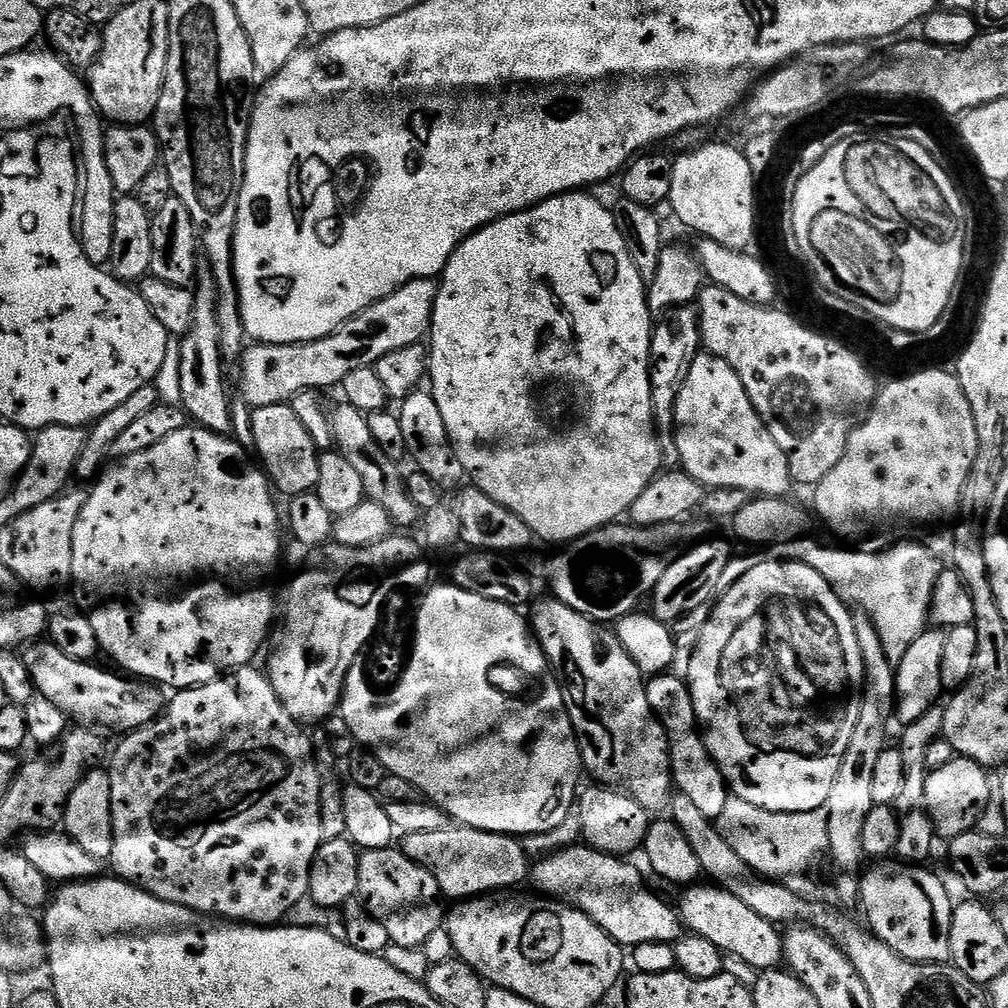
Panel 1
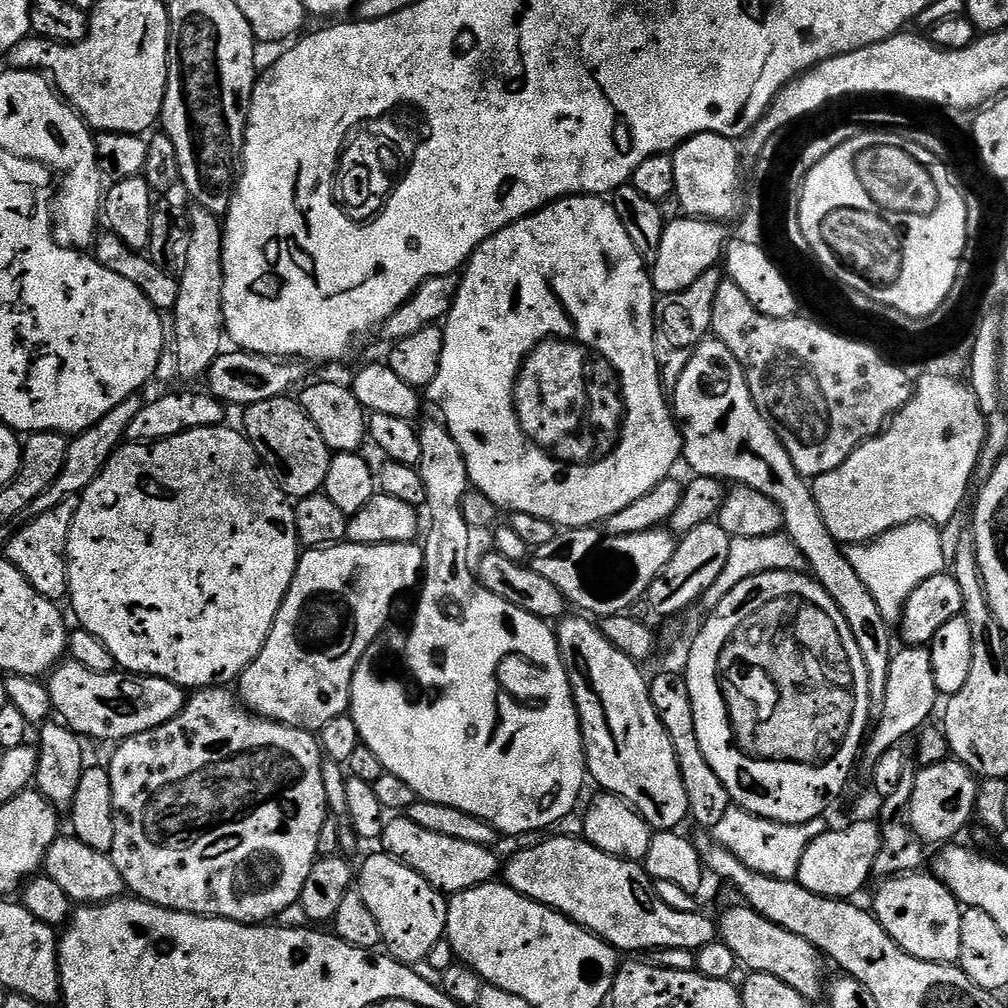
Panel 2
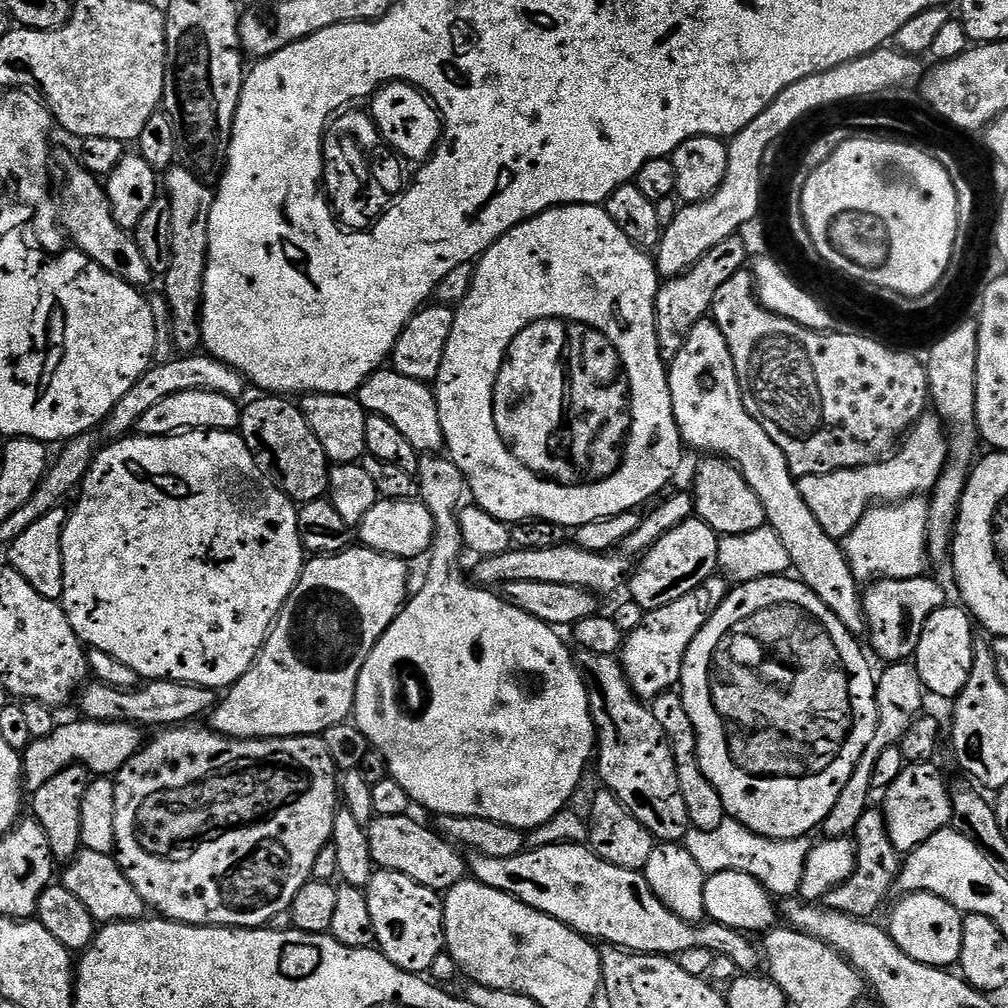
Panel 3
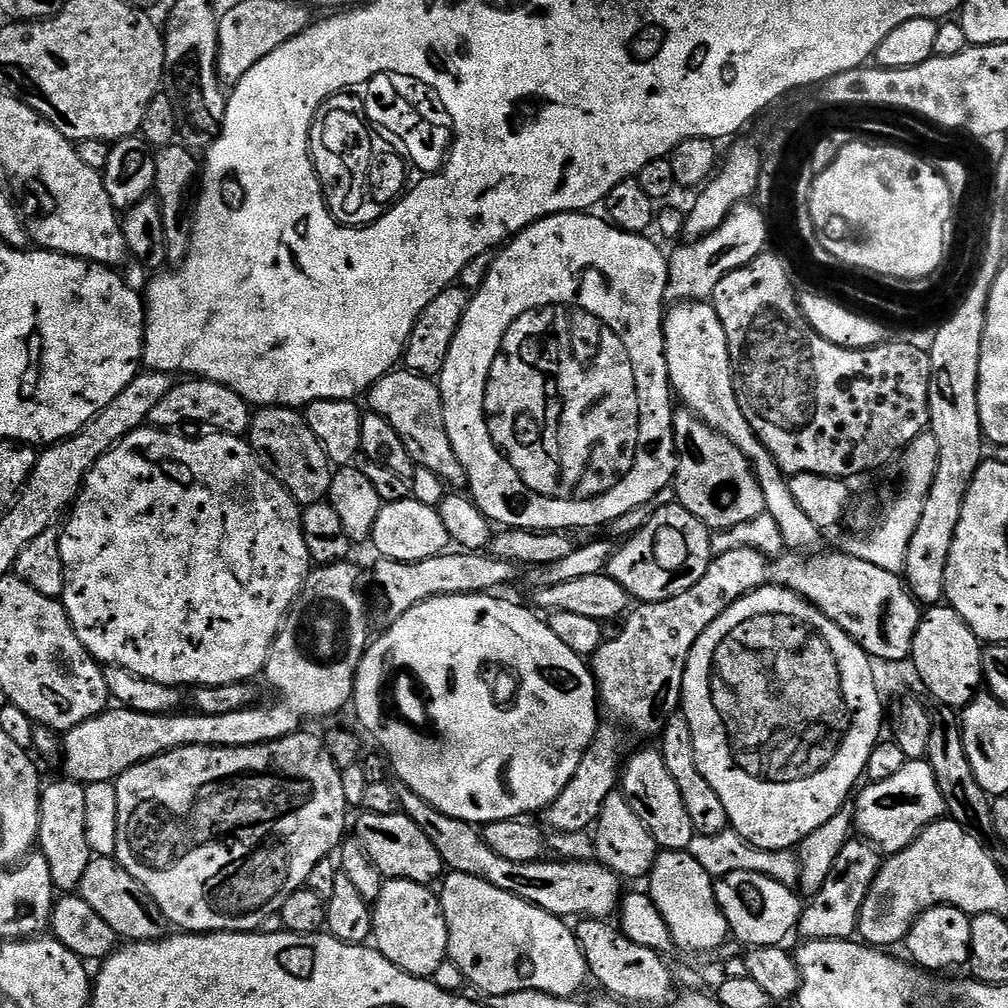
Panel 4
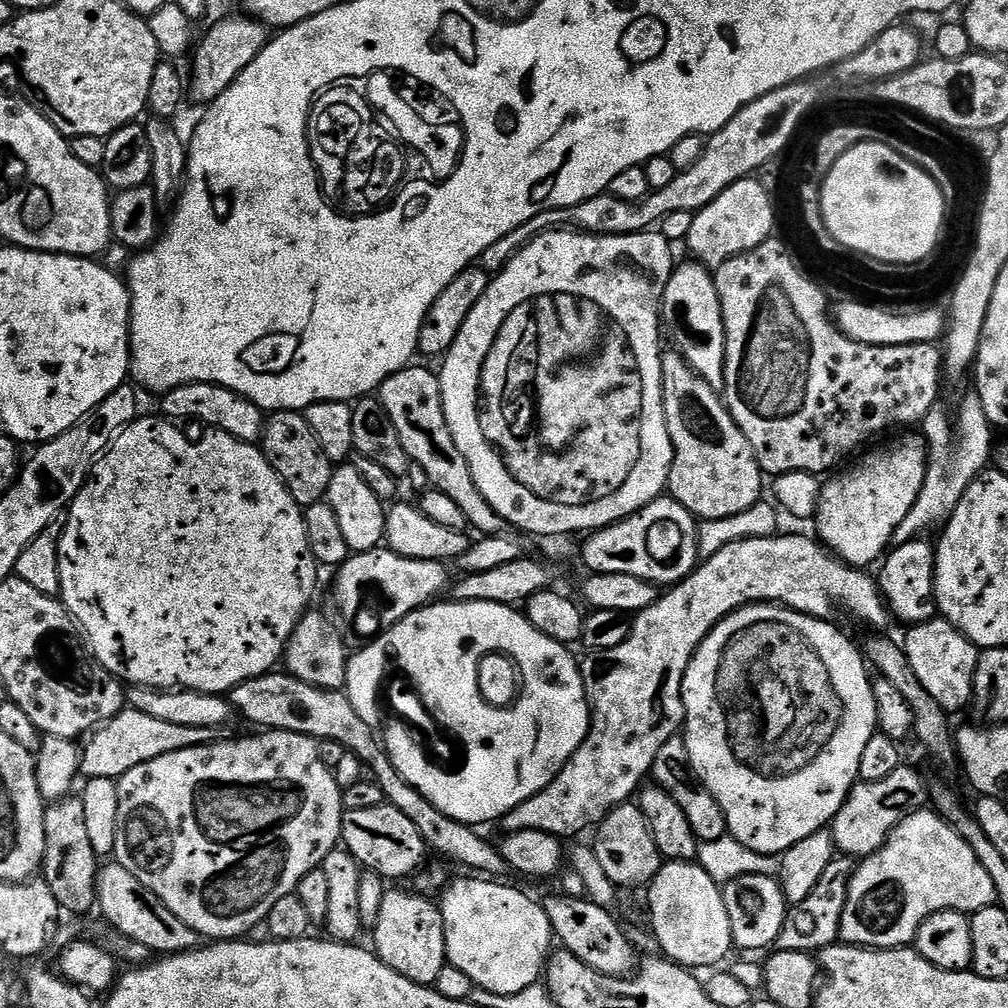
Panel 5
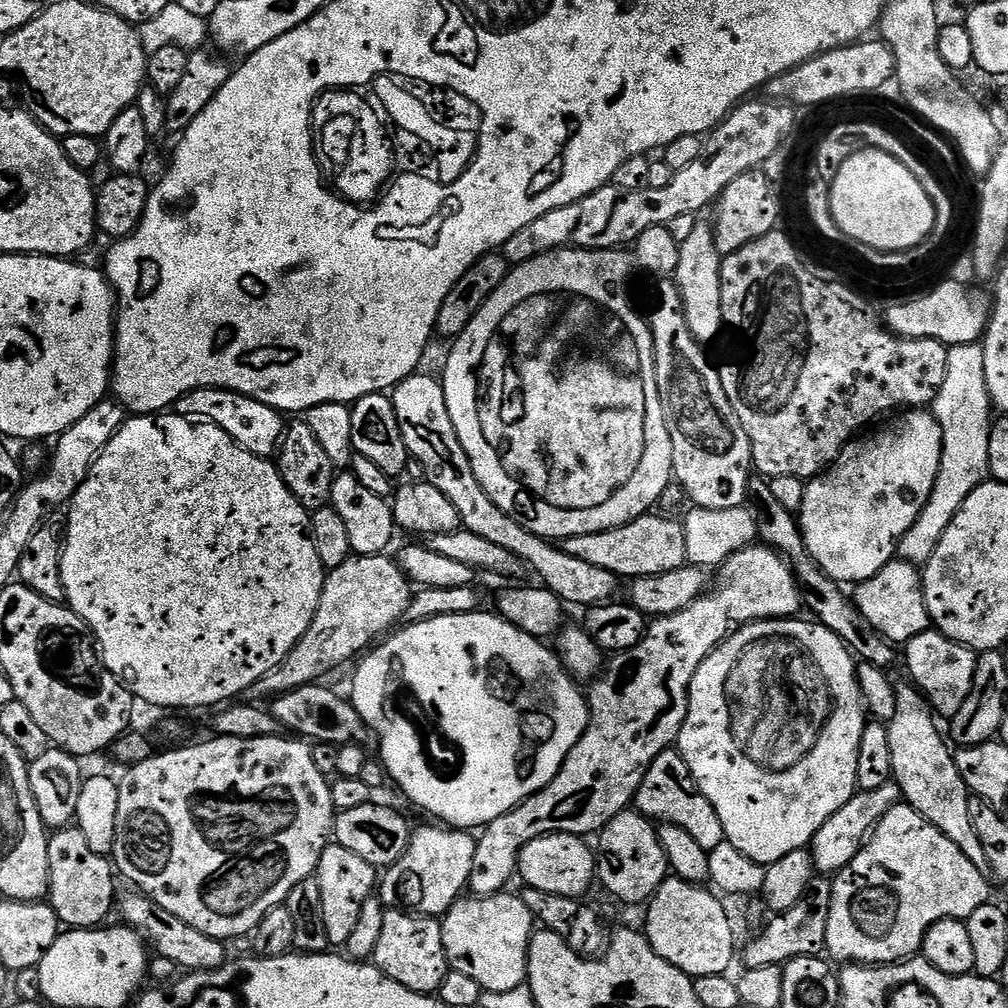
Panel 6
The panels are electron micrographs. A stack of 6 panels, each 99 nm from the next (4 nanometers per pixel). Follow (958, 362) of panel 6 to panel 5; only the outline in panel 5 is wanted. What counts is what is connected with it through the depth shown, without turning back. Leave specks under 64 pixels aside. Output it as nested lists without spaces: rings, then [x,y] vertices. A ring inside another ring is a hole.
[[[969,394],[960,404],[960,421],[956,424],[956,432],[952,429],[952,420],[942,410],[943,407],[931,408],[922,421],[923,439],[926,441],[928,453],[928,473],[922,486],[922,494],[918,502],[906,514],[900,532],[905,537],[916,538],[927,524],[935,520],[947,521],[953,510],[958,506],[964,490],[971,486],[980,473],[989,467],[994,456],[992,423],[986,418],[986,410],[982,410],[979,396]]]

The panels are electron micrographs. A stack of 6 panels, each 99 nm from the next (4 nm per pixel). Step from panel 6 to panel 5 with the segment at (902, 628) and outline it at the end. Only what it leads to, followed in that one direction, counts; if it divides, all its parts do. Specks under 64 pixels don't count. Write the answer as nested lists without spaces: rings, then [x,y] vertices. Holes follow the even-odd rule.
[[[908,538],[905,544],[897,543],[887,553],[883,561],[884,569],[878,575],[880,595],[888,605],[889,613],[896,616],[904,626],[921,624],[927,620],[935,620],[938,616],[936,606],[936,549],[924,538]]]

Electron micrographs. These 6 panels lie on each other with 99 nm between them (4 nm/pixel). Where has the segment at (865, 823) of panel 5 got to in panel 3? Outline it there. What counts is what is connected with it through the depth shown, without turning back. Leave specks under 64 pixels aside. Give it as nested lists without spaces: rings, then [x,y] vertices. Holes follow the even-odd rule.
[[[912,762],[883,793],[883,811],[886,813],[888,833],[894,846],[902,854],[913,852],[926,838],[953,823],[950,784],[932,762]]]

